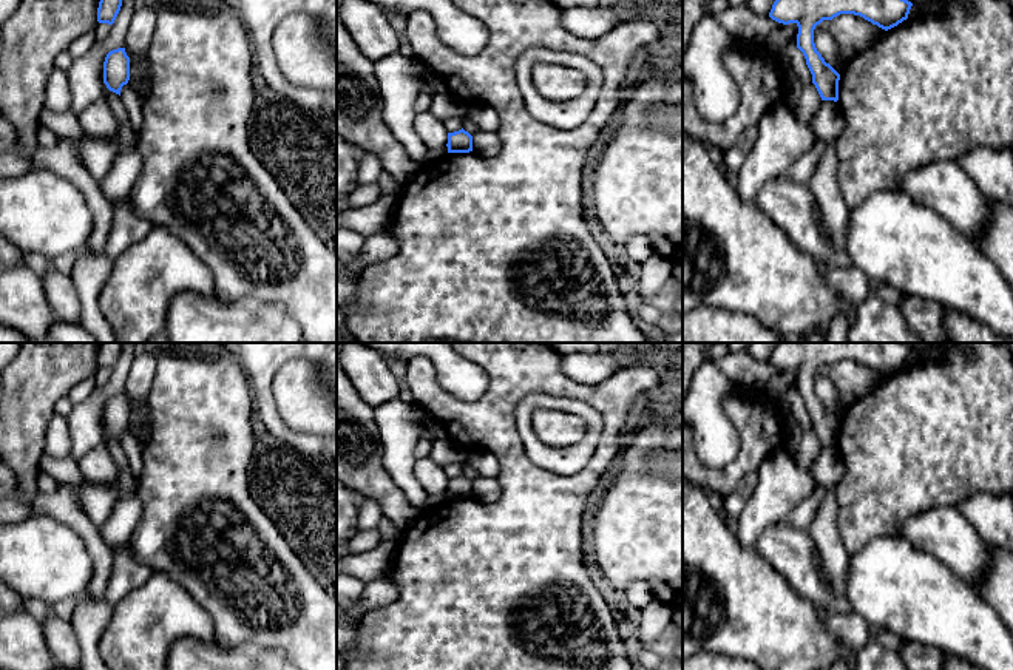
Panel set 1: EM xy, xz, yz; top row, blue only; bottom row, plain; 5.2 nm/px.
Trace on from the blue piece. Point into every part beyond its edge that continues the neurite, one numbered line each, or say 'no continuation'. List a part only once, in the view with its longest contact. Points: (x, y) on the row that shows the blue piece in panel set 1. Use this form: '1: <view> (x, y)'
no continuation

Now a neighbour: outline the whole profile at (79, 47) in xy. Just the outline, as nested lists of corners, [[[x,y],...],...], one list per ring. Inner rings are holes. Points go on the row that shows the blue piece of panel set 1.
[[[91,29],[85,34],[82,34],[79,39],[76,39],[69,45],[68,51],[74,59],[79,59],[90,51],[90,48],[94,45],[94,42],[96,42],[96,29]]]

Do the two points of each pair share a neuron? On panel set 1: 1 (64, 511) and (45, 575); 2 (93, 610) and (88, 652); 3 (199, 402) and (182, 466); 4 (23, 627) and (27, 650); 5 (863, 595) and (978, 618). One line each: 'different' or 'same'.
1: different
2: same
3: same
4: same
5: same

